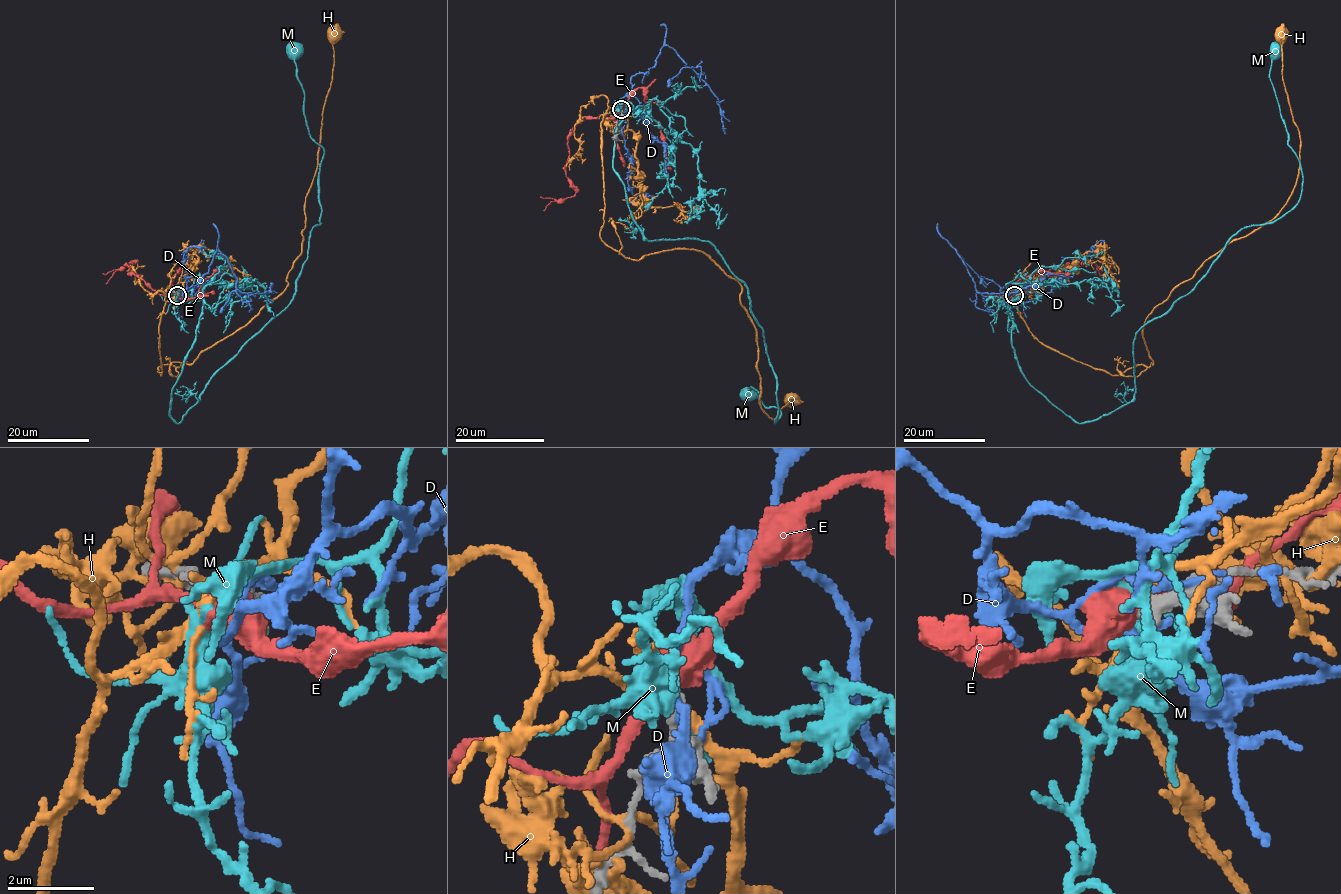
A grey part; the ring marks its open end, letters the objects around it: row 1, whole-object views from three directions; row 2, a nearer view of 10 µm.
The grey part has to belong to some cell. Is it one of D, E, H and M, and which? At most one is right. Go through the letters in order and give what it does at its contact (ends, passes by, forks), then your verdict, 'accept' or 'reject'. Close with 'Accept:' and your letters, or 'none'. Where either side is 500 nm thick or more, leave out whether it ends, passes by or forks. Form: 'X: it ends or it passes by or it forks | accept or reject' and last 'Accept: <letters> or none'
D: it passes by | reject
E: reject
H: it forks | reject
M: it forks | reject
Accept: none

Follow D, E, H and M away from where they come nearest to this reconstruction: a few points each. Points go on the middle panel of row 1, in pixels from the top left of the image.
D: (622, 111), (631, 77), (654, 65), (667, 45), (708, 85), (726, 129)
E: (621, 109), (612, 118), (583, 116), (567, 140), (565, 176), (575, 193), (552, 201), (543, 210)
H: (620, 111), (601, 124), (600, 237), (638, 260), (706, 254), (740, 285), (760, 408), (776, 420), (793, 398)
M: (620, 110), (649, 106), (615, 132), (641, 232), (707, 240), (747, 289), (775, 423), (748, 394)

